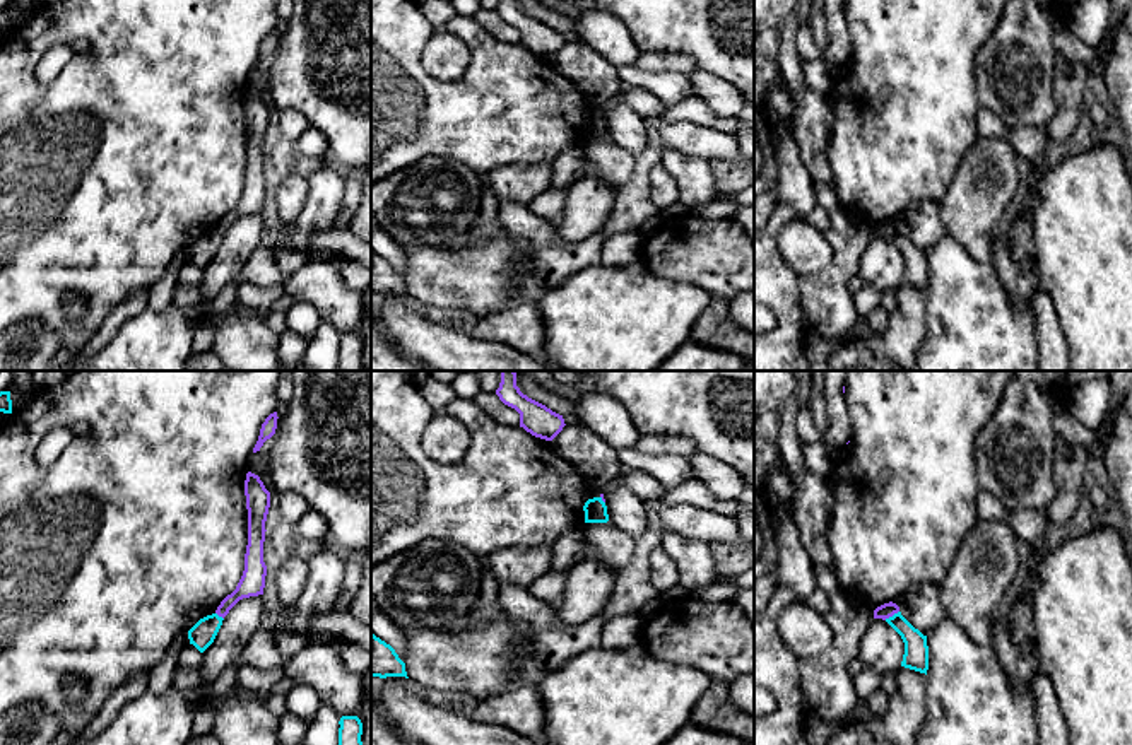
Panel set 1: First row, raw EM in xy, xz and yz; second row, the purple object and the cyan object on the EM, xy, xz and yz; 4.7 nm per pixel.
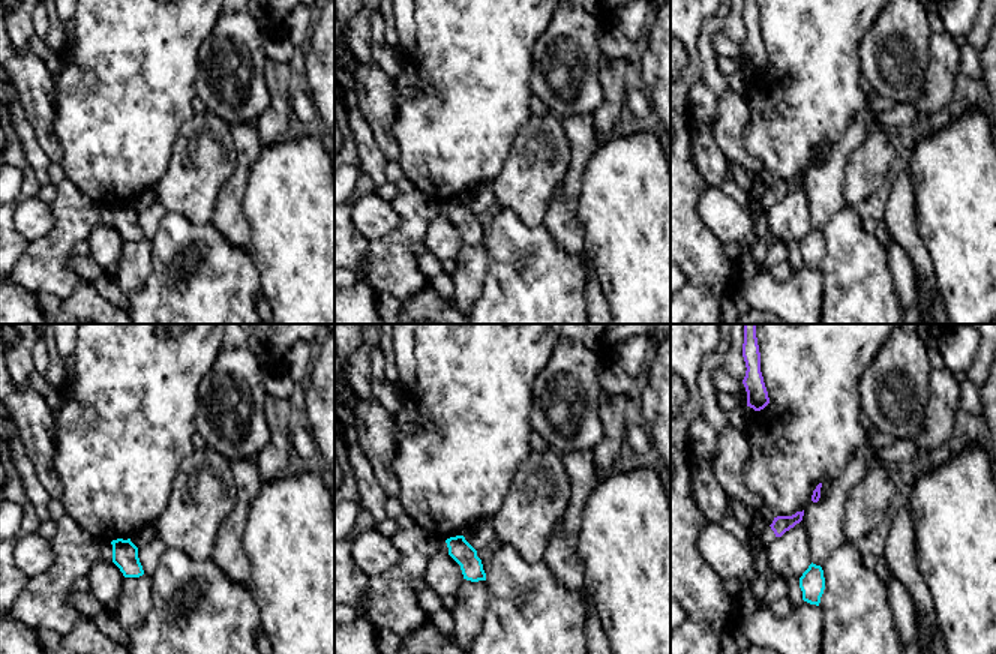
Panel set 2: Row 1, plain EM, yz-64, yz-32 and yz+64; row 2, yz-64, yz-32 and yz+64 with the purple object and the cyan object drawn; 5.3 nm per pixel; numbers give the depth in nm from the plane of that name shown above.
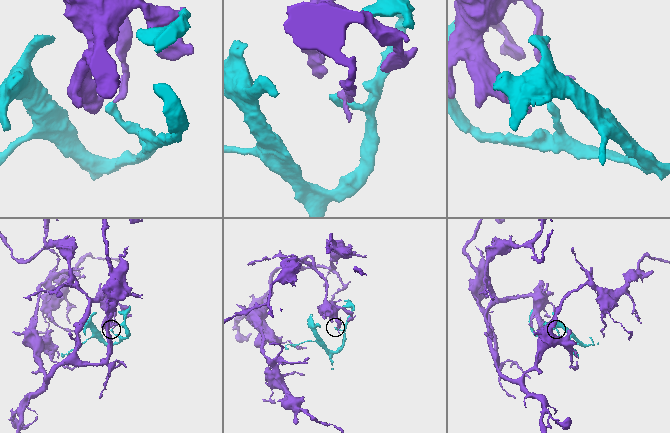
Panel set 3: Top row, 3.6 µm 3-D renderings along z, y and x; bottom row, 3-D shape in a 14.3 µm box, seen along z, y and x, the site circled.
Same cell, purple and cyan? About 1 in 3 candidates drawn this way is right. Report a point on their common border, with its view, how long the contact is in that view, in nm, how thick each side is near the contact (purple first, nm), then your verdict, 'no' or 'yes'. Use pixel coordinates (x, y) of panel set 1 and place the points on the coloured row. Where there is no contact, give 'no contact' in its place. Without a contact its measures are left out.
yz (891, 615) | 80 nm | 70/120 nm | no

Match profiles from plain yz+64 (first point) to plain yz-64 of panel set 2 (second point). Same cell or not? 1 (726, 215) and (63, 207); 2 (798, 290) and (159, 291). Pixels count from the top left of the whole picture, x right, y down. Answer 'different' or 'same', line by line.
1: different
2: different

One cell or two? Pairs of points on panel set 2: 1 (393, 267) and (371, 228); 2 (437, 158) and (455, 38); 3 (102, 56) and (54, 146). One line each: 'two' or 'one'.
1: two
2: one
3: two

